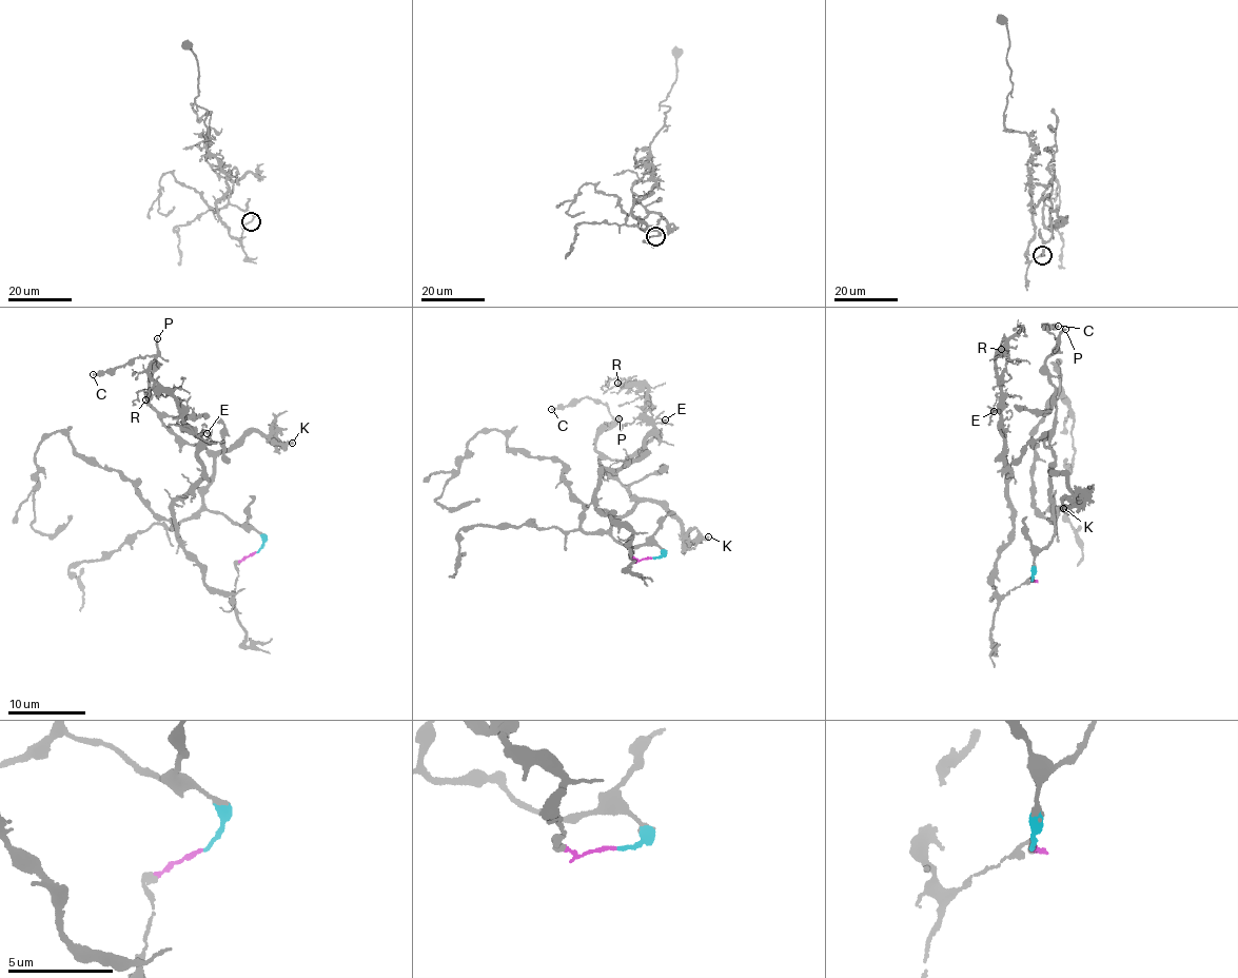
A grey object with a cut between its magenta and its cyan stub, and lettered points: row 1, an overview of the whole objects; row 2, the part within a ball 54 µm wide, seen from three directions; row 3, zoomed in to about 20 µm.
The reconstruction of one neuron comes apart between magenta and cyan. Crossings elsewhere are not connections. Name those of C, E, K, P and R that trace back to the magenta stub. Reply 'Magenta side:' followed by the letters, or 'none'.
Magenta side: E, R

